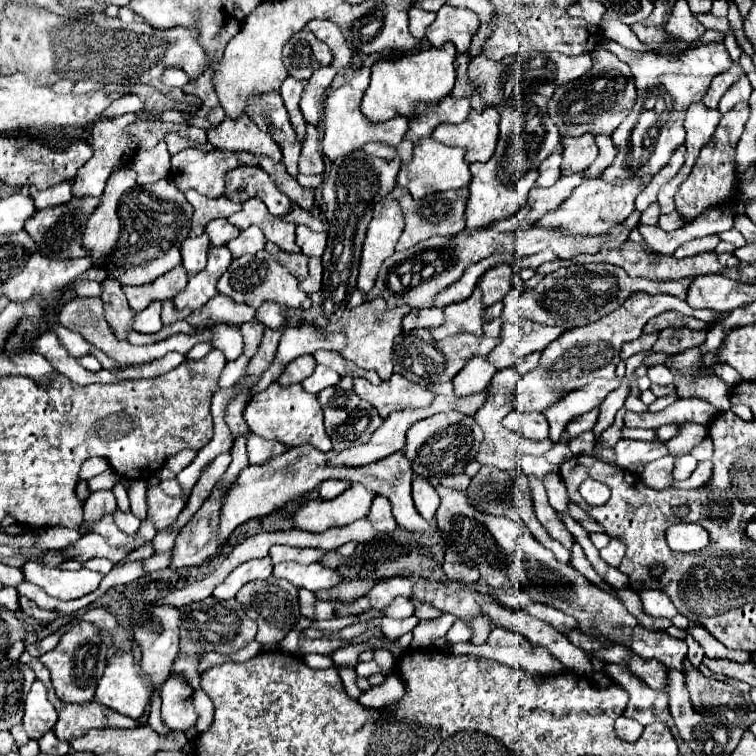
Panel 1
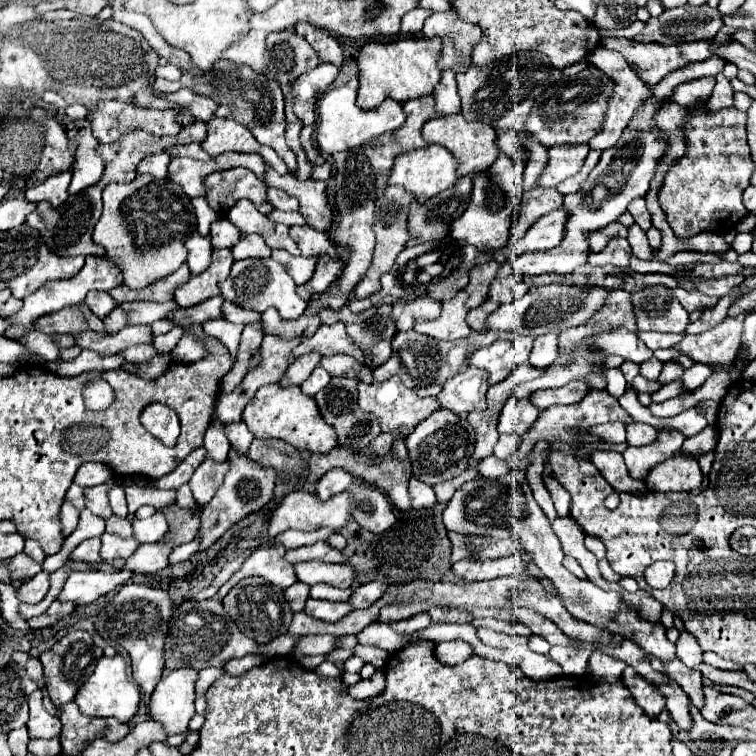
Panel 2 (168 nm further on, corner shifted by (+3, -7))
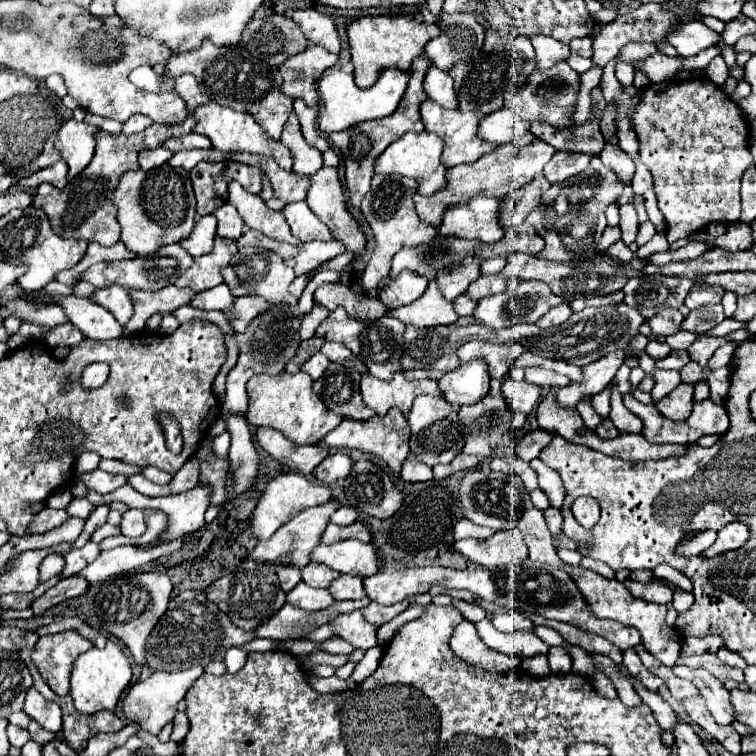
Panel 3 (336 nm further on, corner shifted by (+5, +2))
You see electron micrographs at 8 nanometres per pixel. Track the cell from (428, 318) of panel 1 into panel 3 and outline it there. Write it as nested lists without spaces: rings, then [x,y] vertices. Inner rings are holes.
[[[402,271],[396,279],[386,281],[386,285],[380,285],[380,301],[386,305],[386,309],[396,309],[402,305],[410,305],[426,291],[428,281],[412,271]]]

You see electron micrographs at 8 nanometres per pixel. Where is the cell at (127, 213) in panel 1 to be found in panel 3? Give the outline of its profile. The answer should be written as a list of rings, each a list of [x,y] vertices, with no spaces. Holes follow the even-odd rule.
[[[168,163],[152,171],[140,169],[124,173],[112,201],[118,207],[118,223],[122,227],[120,241],[136,255],[148,255],[162,245],[178,243],[190,235],[196,223],[196,199],[190,177],[184,169],[172,169]]]

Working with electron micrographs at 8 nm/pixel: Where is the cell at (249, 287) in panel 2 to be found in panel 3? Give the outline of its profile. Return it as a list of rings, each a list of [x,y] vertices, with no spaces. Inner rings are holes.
[[[242,247],[230,261],[228,267],[222,269],[224,275],[224,283],[230,287],[232,295],[240,297],[240,295],[258,295],[264,297],[270,303],[284,303],[294,307],[298,303],[296,297],[290,295],[288,285],[294,281],[294,269],[274,251],[266,251],[266,249],[258,249],[258,247]]]

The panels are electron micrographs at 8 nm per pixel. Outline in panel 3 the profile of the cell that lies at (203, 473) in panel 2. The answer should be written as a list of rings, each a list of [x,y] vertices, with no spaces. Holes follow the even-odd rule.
[[[224,431],[222,435],[218,435],[218,437],[212,441],[212,451],[214,451],[220,459],[224,459],[224,457],[228,455],[228,447],[230,447],[230,433],[228,433],[228,431]]]

